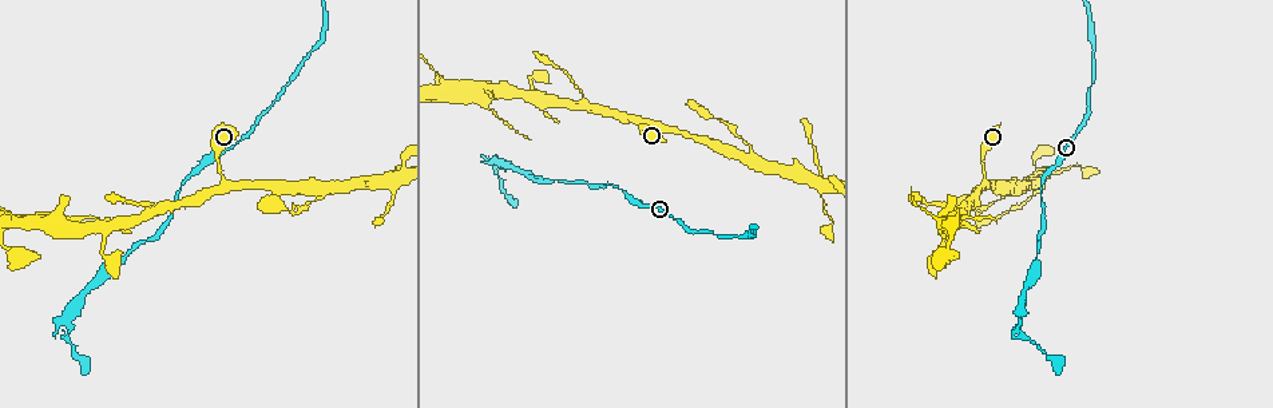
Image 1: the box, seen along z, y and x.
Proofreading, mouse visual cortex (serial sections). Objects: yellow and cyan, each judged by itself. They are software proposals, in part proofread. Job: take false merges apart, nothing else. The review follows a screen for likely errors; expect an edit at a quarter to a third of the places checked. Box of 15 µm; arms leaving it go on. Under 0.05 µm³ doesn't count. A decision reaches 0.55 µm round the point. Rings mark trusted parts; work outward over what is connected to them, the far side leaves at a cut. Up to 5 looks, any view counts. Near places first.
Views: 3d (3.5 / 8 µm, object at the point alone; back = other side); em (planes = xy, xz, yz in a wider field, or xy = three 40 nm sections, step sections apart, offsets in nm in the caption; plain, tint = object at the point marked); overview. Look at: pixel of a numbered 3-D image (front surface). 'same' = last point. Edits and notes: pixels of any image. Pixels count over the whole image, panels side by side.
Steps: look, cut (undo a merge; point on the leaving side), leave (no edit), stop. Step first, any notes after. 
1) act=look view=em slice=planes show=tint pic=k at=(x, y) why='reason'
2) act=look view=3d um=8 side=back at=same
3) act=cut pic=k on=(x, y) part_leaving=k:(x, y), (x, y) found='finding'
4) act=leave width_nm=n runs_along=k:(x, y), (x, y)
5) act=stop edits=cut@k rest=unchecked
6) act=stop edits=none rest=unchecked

act=look view=3d um=3.5 side=back pic=1 at=(652, 125) why='three-way junction'

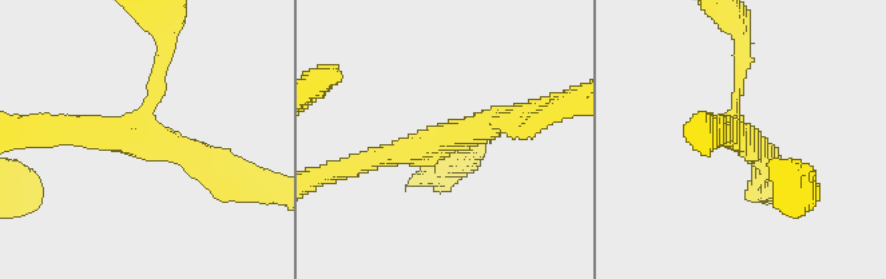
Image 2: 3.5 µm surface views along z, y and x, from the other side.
act=look view=em slice=xy step=1 show=tint pic=2 at=(143, 114) arms=3 arm_widths_nm=200,250,300

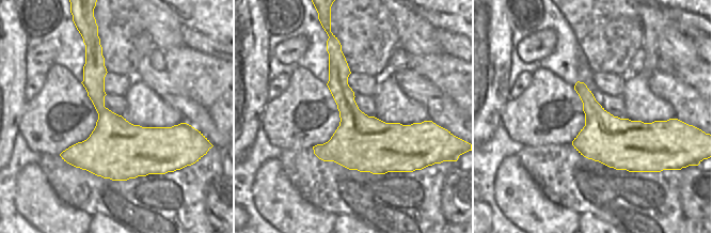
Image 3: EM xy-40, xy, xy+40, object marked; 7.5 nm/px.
act=leave width_nm=420 runs_along=2:(166, 31), (144, 138), (202, 158) found='one cell here'

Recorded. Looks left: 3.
act=look view=3d um=3.5 pic=1 at=(321, 186) why='thick turns thin'

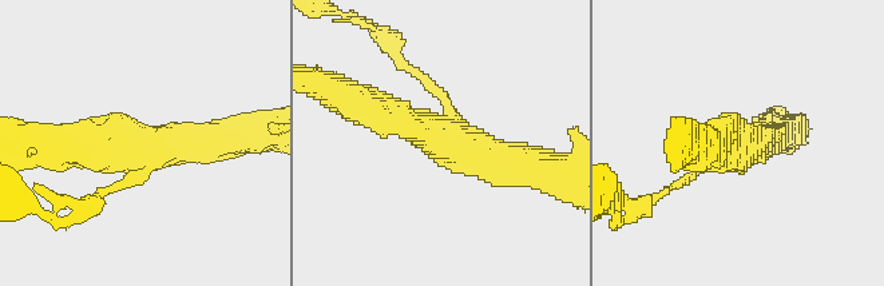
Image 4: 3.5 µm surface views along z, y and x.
act=look view=em slice=xy step=2 show=tint pic=4 at=(432, 132) arms=3 arm_widths_nm=100,400,400

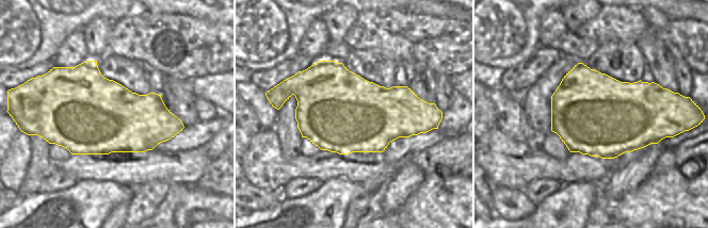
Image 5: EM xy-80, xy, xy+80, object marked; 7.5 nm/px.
act=look view=em slice=xy step=3 show=tint at=same why='another direction'

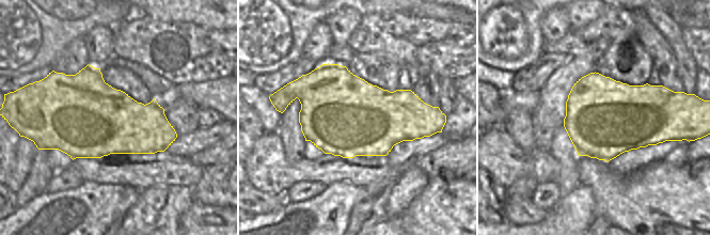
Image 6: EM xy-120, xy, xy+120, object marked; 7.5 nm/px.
act=leave runs_along=4:(349, 99), (456, 147), (514, 161) found='continuous, no second cell'

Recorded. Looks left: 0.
act=stop edits=none rest=unchecked

